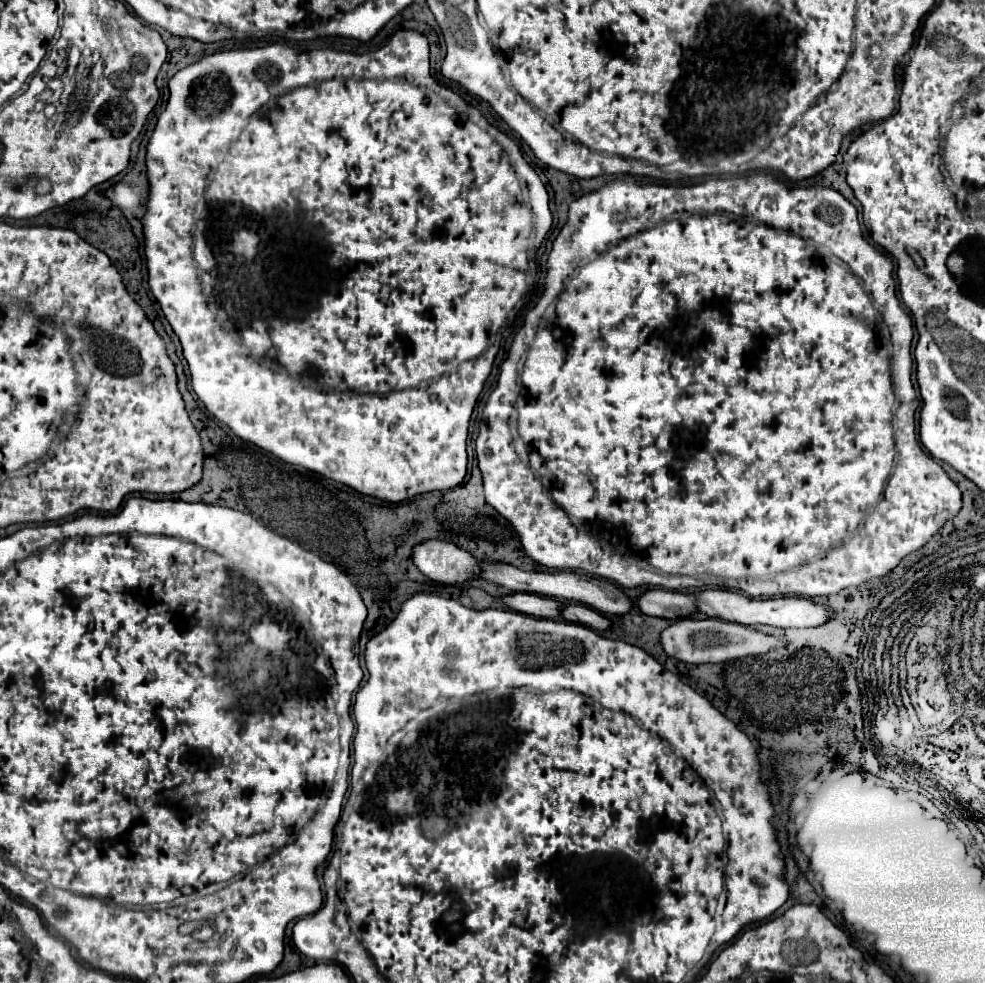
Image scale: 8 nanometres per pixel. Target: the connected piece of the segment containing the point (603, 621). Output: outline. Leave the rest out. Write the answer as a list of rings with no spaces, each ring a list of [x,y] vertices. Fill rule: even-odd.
[[[566,604],[562,610],[562,618],[568,622],[576,622],[594,630],[610,630],[612,628],[612,620],[588,606],[580,606],[580,604]]]

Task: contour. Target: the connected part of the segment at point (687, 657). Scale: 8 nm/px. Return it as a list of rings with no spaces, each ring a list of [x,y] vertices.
[[[686,618],[686,620],[676,620],[670,628],[662,632],[662,646],[668,656],[674,656],[682,662],[690,662],[690,664],[712,662],[714,664],[714,662],[726,662],[726,660],[736,660],[746,656],[760,656],[780,646],[786,646],[786,642],[772,634],[758,632],[752,626],[732,624],[718,618],[702,618],[702,620]]]

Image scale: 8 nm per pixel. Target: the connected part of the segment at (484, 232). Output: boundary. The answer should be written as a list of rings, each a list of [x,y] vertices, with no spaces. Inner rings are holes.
[[[400,30],[390,38],[386,46],[366,54],[336,52],[330,48],[304,51],[287,46],[283,42],[274,42],[254,50],[216,52],[192,66],[182,68],[178,74],[170,78],[168,88],[170,88],[170,98],[168,98],[166,110],[158,118],[158,124],[150,138],[148,154],[146,154],[150,198],[148,198],[148,210],[142,218],[142,224],[144,224],[144,236],[146,236],[148,284],[156,300],[160,302],[160,308],[166,320],[170,322],[172,330],[180,338],[184,358],[188,362],[190,376],[192,376],[192,388],[202,400],[202,404],[206,406],[206,410],[214,414],[216,420],[228,424],[238,438],[252,442],[266,452],[272,452],[274,456],[278,456],[288,464],[304,466],[312,472],[318,472],[336,482],[352,486],[358,492],[368,496],[376,496],[388,502],[402,502],[416,494],[450,490],[458,486],[467,474],[468,420],[484,388],[484,382],[490,376],[492,362],[498,352],[496,346],[488,348],[488,344],[504,324],[508,310],[515,308],[516,302],[522,300],[526,294],[526,288],[528,288],[526,286],[526,270],[528,270],[526,251],[539,249],[546,237],[544,234],[550,230],[553,223],[548,192],[536,174],[535,168],[524,160],[519,146],[506,134],[497,128],[492,128],[476,108],[470,108],[470,106],[464,108],[466,116],[474,122],[472,124],[458,114],[455,106],[448,104],[448,102],[460,102],[460,98],[450,88],[440,85],[432,76],[428,40],[426,36],[414,30]],[[374,186],[384,188],[384,192],[378,192],[376,196],[372,196],[370,190]],[[205,219],[208,222],[206,230],[192,230],[194,224]]]

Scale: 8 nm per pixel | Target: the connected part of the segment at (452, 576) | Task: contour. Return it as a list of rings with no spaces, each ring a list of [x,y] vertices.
[[[430,538],[412,548],[412,562],[432,582],[462,584],[482,574],[482,562],[454,542]]]

